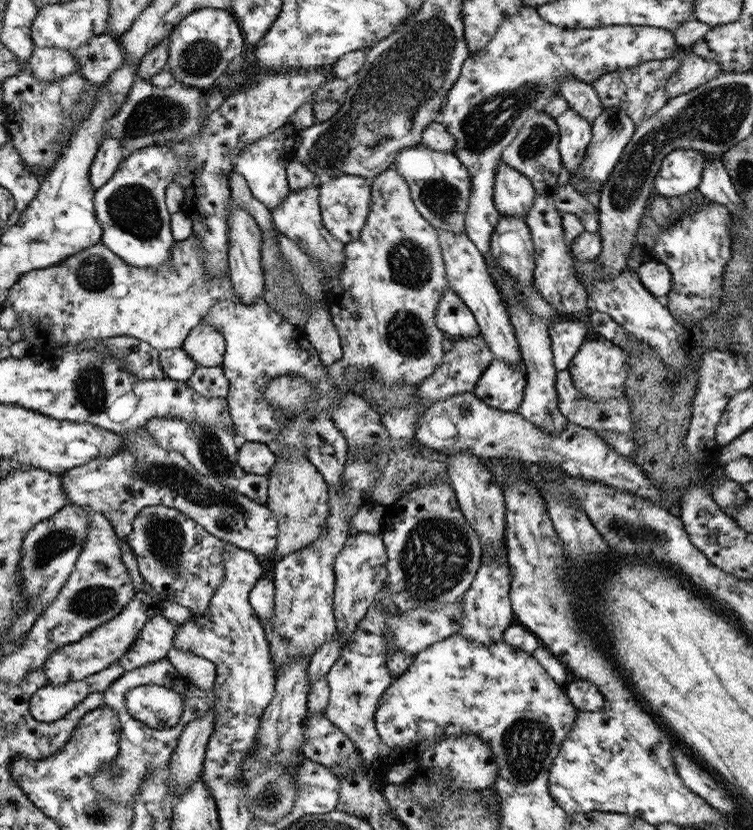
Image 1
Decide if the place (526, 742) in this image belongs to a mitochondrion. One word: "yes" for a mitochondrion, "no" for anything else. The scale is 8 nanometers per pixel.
yes

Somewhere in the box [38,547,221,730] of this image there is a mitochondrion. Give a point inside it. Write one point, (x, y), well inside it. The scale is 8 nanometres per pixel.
(93, 600)

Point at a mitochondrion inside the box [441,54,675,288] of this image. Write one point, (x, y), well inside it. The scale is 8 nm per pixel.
(485, 124)

